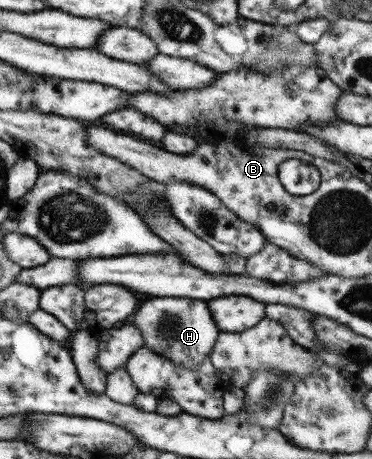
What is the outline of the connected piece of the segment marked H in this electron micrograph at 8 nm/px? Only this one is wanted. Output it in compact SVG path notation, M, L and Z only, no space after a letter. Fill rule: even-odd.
M151 298L139 304L139 308L130 318L140 332L144 348L185 369L193 369L195 365L201 365L203 359L211 353L217 335L220 333L209 316L205 302L191 300L191 298Z

